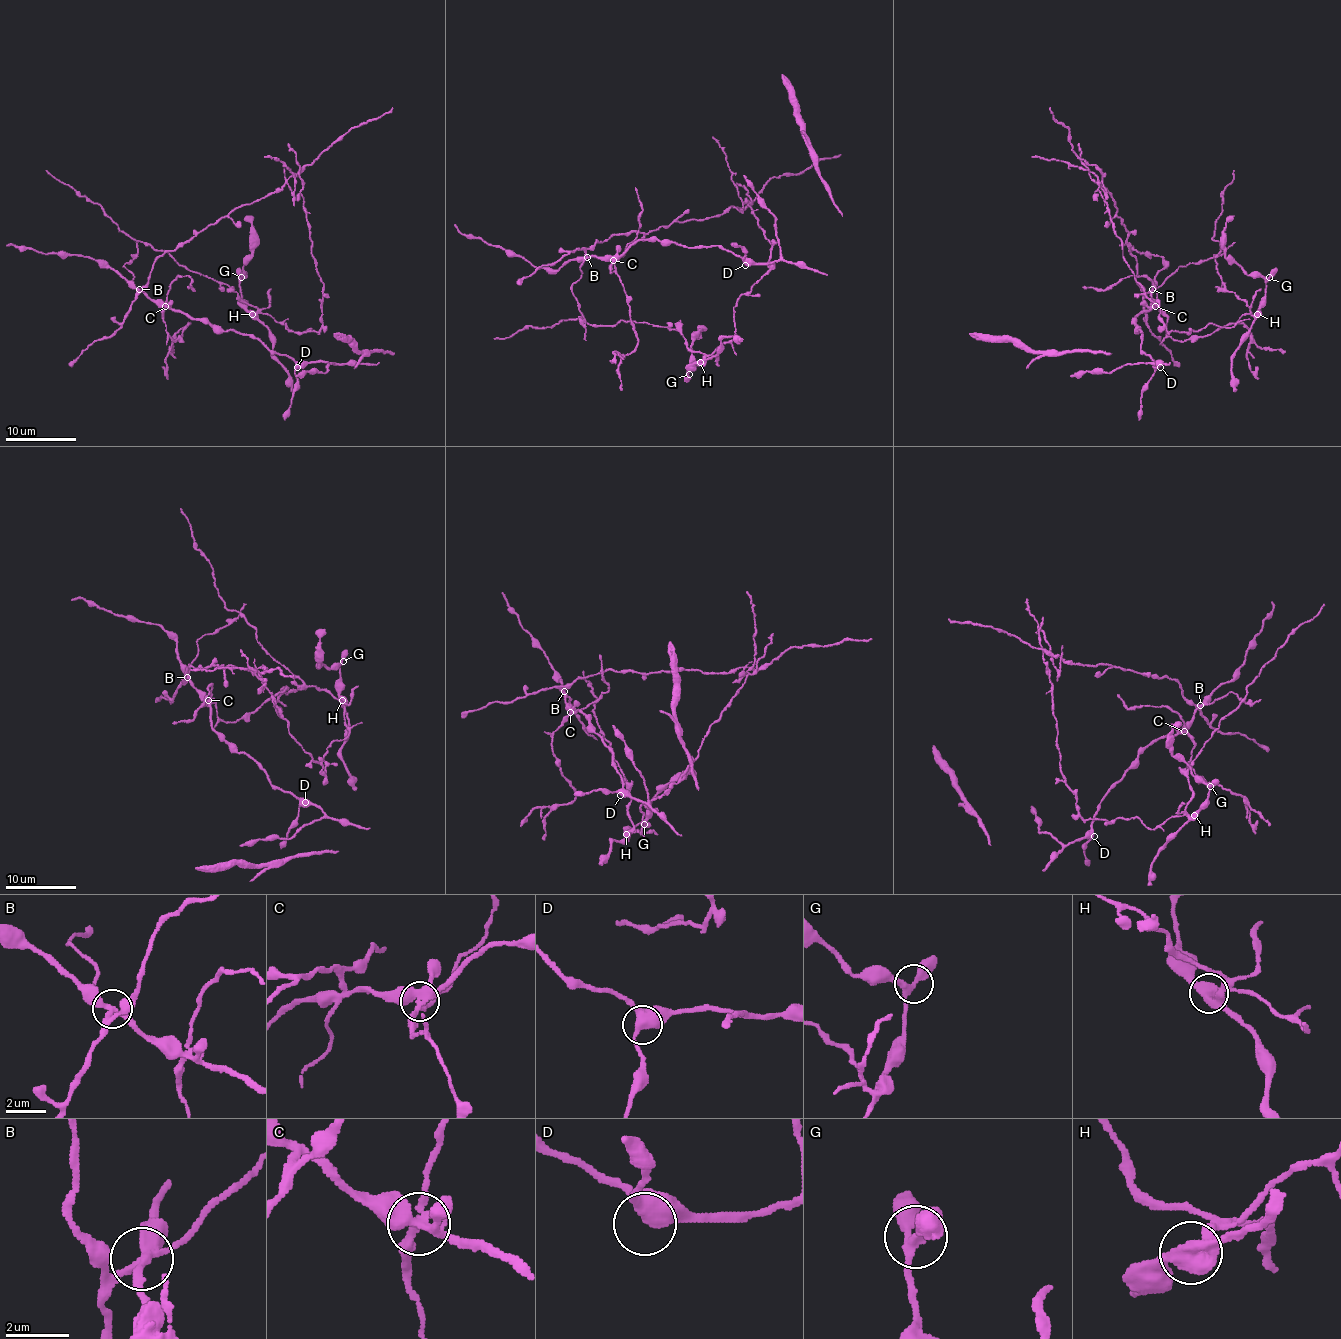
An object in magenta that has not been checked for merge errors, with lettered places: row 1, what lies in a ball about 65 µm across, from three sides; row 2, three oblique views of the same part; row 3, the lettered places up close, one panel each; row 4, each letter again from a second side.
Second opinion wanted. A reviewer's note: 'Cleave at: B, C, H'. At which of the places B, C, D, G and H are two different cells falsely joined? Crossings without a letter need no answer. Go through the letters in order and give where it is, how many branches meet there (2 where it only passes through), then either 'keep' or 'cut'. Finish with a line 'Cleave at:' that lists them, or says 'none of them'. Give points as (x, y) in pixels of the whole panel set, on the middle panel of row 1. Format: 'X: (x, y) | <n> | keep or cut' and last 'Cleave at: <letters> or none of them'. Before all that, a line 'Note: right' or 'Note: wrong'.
Note: right
B: (587, 257) | 4 | cut
C: (613, 260) | 5 | cut
D: (745, 265) | 3 | keep
G: (689, 374) | 3 | keep
H: (700, 362) | 3 | cut
Cleave at: B, C, H

